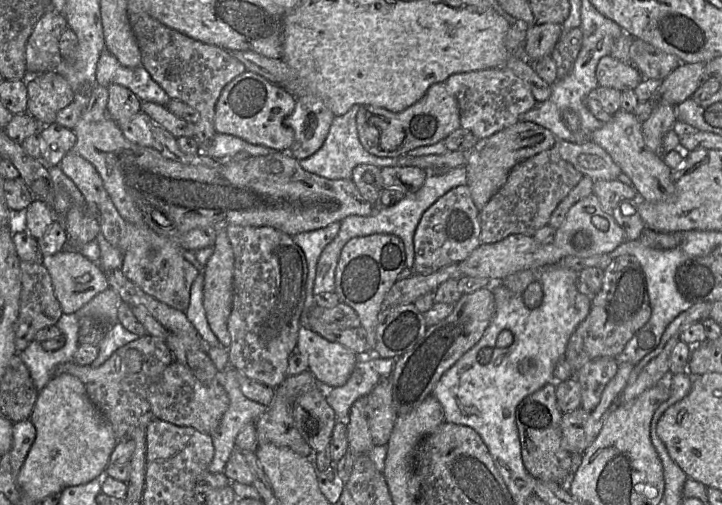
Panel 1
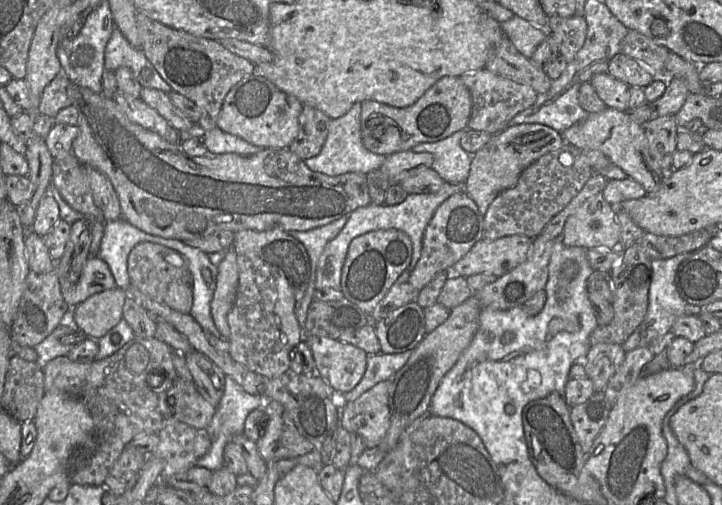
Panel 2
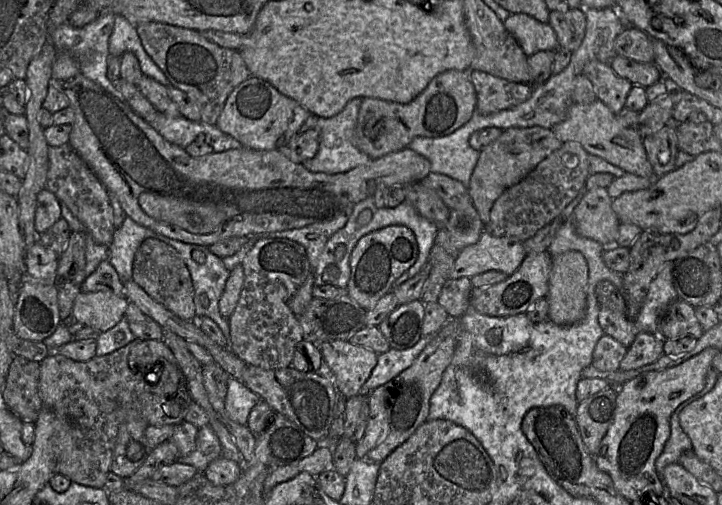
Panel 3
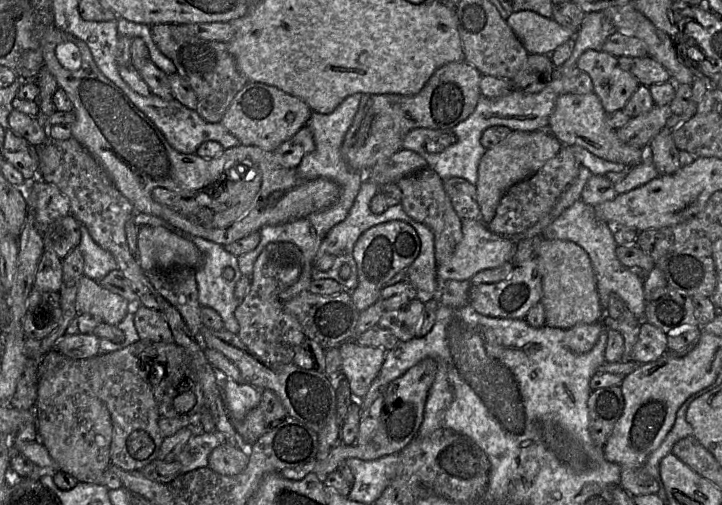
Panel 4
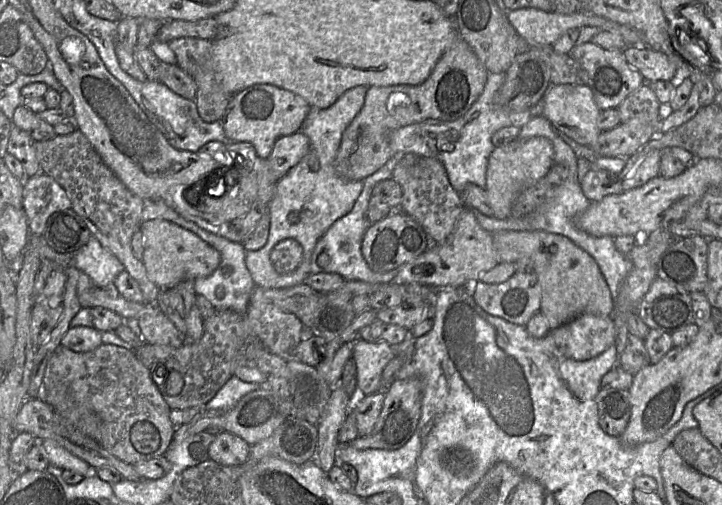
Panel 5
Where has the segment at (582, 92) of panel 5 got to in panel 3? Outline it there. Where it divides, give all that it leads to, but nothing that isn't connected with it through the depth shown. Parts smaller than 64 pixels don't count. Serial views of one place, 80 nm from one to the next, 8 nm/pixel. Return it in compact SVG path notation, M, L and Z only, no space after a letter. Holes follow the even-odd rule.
M599 99L589 104L574 102L570 106L566 118L552 130L562 143L577 142L589 154L607 160L626 173L655 179L653 168L643 144L643 138L639 132L632 126L622 124L616 114Z

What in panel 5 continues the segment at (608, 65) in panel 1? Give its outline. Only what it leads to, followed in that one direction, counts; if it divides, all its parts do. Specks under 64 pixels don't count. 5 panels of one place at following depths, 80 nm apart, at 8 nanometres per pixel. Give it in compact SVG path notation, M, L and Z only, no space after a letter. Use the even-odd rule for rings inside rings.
M628 46L624 49L628 64L640 72L644 81L671 81L676 74L676 64L663 52L648 46Z

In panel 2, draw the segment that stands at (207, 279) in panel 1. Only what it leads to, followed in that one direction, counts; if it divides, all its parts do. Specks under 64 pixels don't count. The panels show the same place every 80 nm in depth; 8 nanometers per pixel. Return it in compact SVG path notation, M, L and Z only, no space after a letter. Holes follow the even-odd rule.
M233 245L226 250L226 255L217 269L211 300L211 316L220 333L220 338L229 340L228 314L234 306L239 284L238 264Z

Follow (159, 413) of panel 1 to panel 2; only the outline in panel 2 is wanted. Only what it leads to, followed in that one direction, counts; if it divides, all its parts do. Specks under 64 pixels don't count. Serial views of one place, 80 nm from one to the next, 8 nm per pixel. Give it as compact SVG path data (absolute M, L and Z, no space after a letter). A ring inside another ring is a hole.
M177 376L166 394L175 420L206 430L215 416L216 407L199 393L193 381Z

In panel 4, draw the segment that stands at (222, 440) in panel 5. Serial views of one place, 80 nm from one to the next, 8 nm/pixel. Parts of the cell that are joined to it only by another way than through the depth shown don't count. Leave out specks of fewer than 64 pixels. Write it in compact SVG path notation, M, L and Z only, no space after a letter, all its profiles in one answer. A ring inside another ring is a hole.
M224 441L210 453L207 467L218 474L231 476L242 472L247 463L247 449L234 441Z

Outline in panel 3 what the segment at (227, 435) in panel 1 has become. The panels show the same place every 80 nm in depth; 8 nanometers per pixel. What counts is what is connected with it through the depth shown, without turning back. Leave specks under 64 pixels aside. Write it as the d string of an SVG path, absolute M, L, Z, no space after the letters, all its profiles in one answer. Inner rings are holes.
M227 380L225 410L228 417L241 425L247 425L248 417L260 397L247 388L240 380ZM208 424L199 431L196 436L195 448L188 455L177 459L178 462L193 466L198 471L203 472L209 463L222 455L220 441Z

